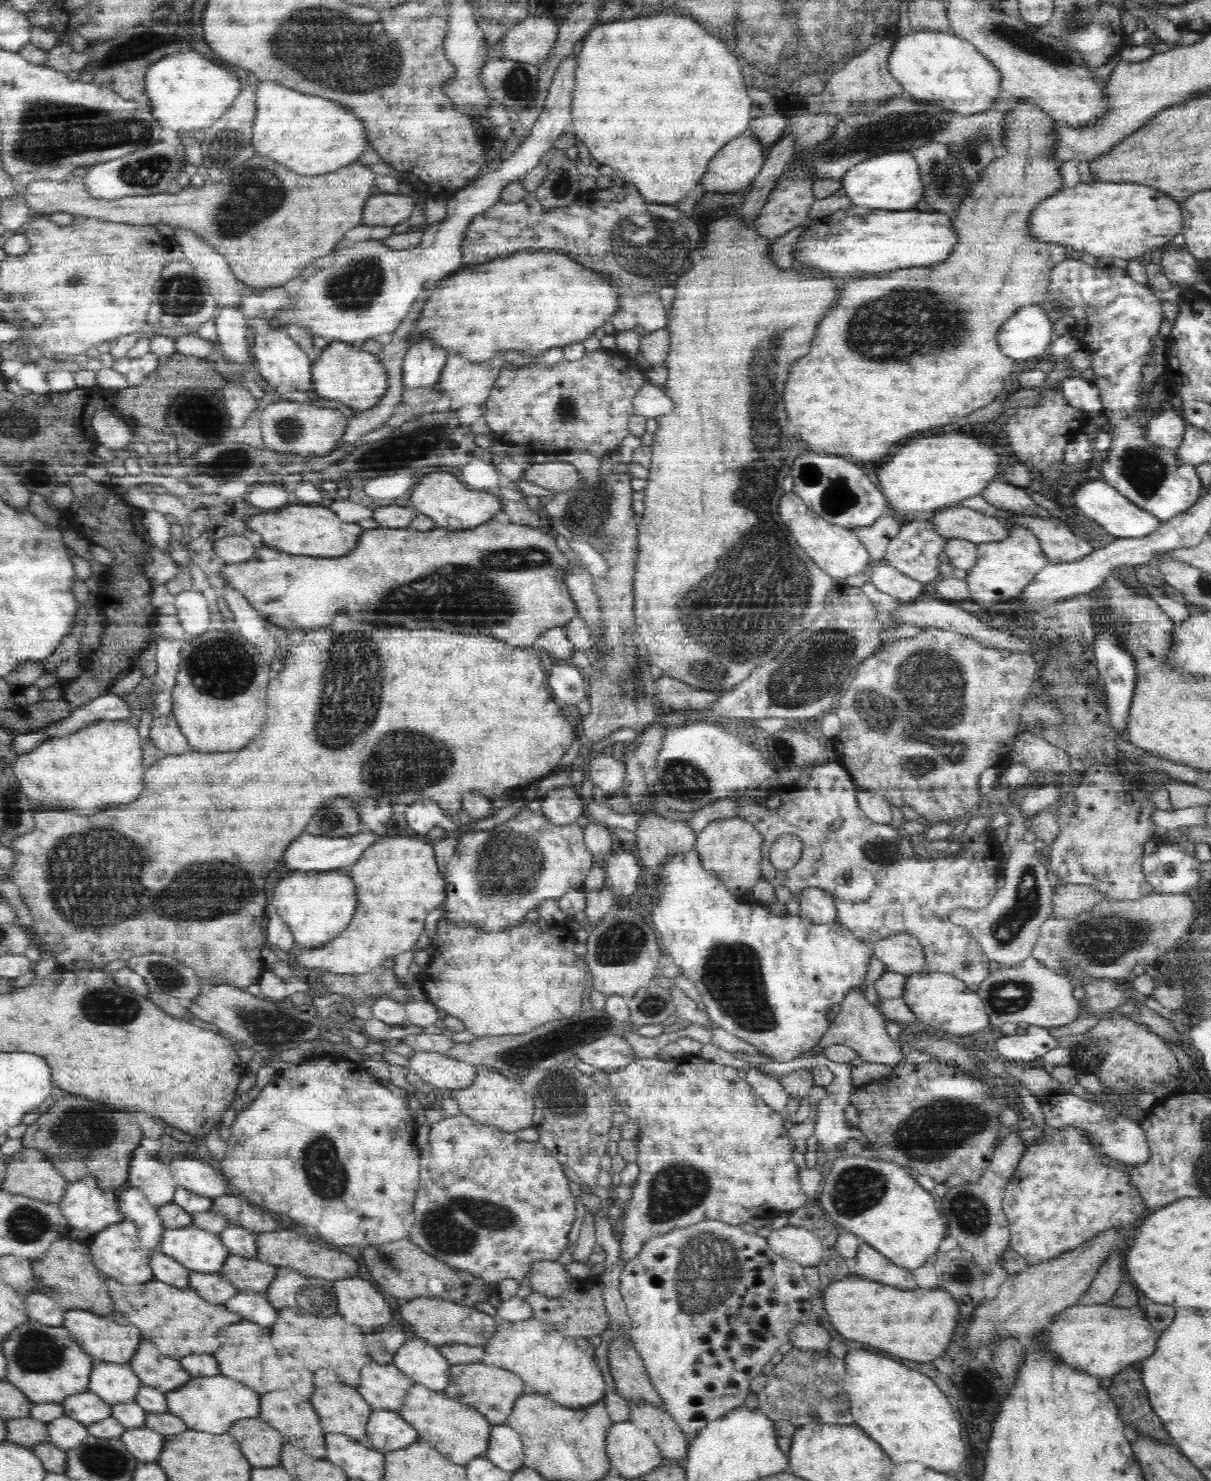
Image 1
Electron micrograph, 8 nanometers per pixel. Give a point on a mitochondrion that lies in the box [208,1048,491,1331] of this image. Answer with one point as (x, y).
(326, 1176)

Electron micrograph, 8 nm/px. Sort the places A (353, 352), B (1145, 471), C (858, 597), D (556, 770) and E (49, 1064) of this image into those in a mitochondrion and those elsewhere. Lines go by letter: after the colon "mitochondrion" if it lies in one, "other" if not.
A: other
B: mitochondrion
C: other
D: other
E: other

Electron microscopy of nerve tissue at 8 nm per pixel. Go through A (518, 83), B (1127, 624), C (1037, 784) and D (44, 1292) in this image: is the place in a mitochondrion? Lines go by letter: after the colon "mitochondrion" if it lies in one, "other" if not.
A: mitochondrion
B: mitochondrion
C: other
D: other

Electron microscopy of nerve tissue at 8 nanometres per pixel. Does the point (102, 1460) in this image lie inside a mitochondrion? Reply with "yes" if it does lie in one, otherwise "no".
yes

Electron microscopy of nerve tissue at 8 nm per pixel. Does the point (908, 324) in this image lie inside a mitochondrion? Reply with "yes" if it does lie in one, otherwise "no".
yes

